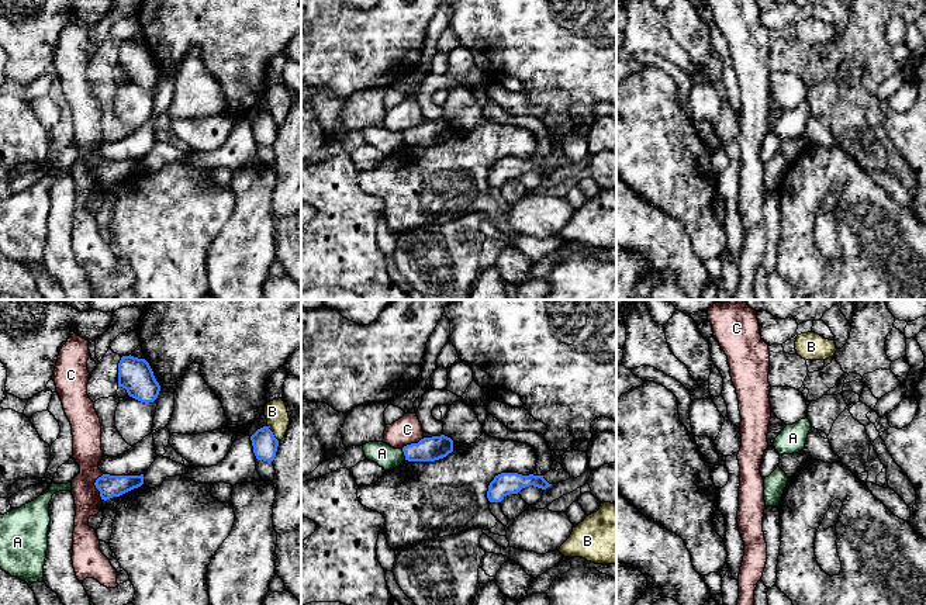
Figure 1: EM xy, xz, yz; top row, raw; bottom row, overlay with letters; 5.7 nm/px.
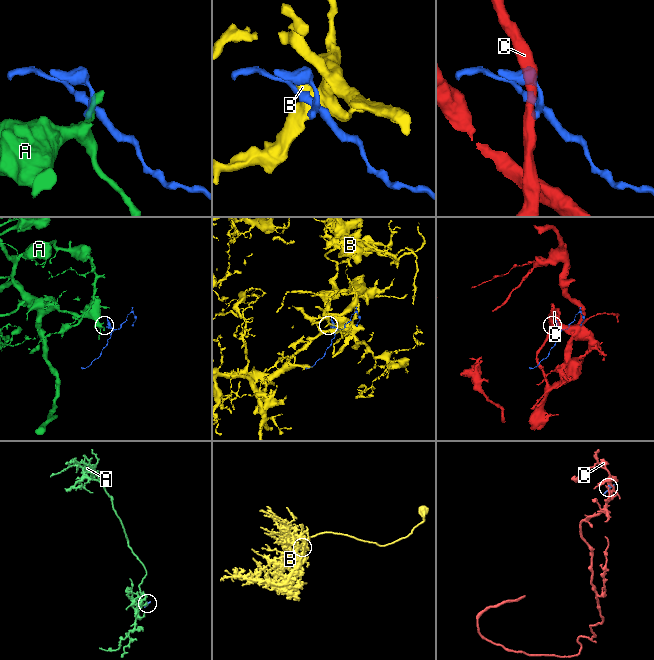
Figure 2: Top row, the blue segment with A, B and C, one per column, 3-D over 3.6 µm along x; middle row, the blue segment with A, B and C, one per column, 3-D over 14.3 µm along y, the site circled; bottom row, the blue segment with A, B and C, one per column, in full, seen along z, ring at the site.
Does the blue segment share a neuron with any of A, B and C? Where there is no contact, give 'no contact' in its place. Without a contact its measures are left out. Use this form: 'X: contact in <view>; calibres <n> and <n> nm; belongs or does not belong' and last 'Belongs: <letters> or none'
A: contact in xz; calibres 140 and 130 nm; does not belong
B: contact in xy; calibres 140 and 130 nm; does not belong
C: contact in xy; calibres 130 and 160 nm; does not belong
Belongs: none

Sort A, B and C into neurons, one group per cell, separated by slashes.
A / B / C

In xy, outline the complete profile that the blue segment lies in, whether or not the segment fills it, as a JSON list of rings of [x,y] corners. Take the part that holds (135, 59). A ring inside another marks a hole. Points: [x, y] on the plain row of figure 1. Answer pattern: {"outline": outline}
{"outline": [[[131,39],[118,48],[118,72],[141,87],[153,87],[160,76],[149,48]]]}

